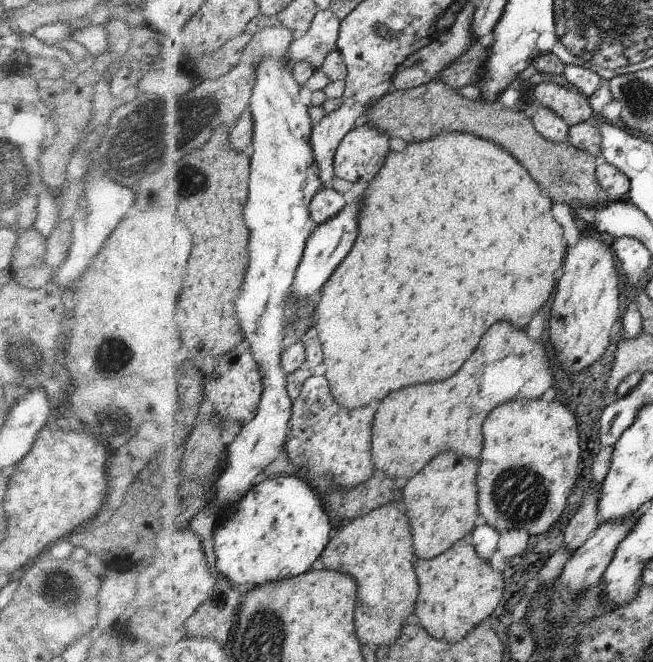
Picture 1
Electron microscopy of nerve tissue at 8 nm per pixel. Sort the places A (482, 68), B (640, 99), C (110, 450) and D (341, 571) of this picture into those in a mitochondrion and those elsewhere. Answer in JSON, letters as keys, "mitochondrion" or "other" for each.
{"A":"other","B":"mitochondrion","C":"other","D":"other"}

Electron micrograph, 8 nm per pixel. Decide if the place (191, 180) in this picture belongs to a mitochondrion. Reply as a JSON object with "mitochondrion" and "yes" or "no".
{"mitochondrion":"yes"}

